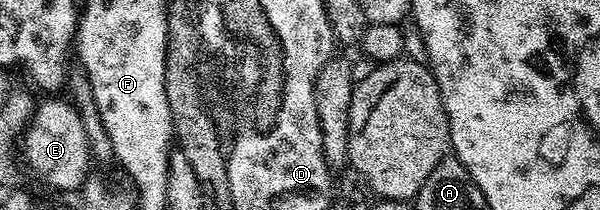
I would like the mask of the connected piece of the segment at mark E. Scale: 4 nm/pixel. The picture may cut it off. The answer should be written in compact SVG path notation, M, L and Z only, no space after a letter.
M50 96L35 107L20 141L20 152L25 165L27 162L29 168L44 183L56 190L77 191L89 175L92 157L78 109L71 101L64 101L62 98Z

